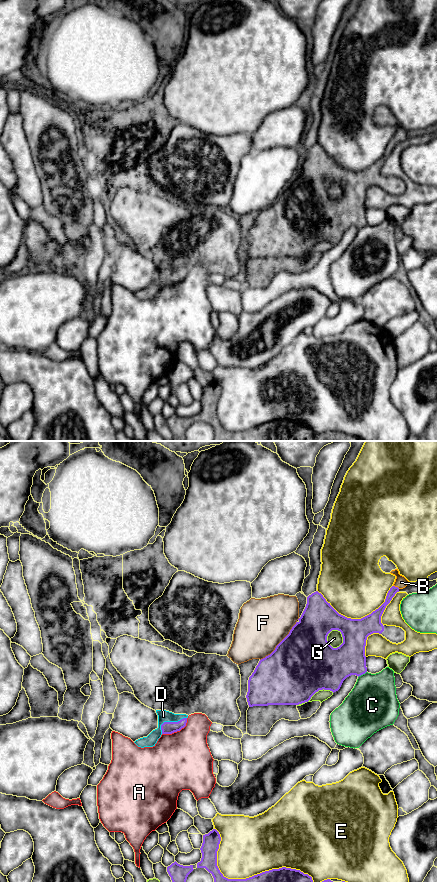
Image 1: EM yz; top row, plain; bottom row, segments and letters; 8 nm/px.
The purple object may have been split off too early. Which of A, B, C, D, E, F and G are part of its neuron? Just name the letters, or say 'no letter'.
B, D

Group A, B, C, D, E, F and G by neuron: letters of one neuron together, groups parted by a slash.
A / B D / C / E / F / G

